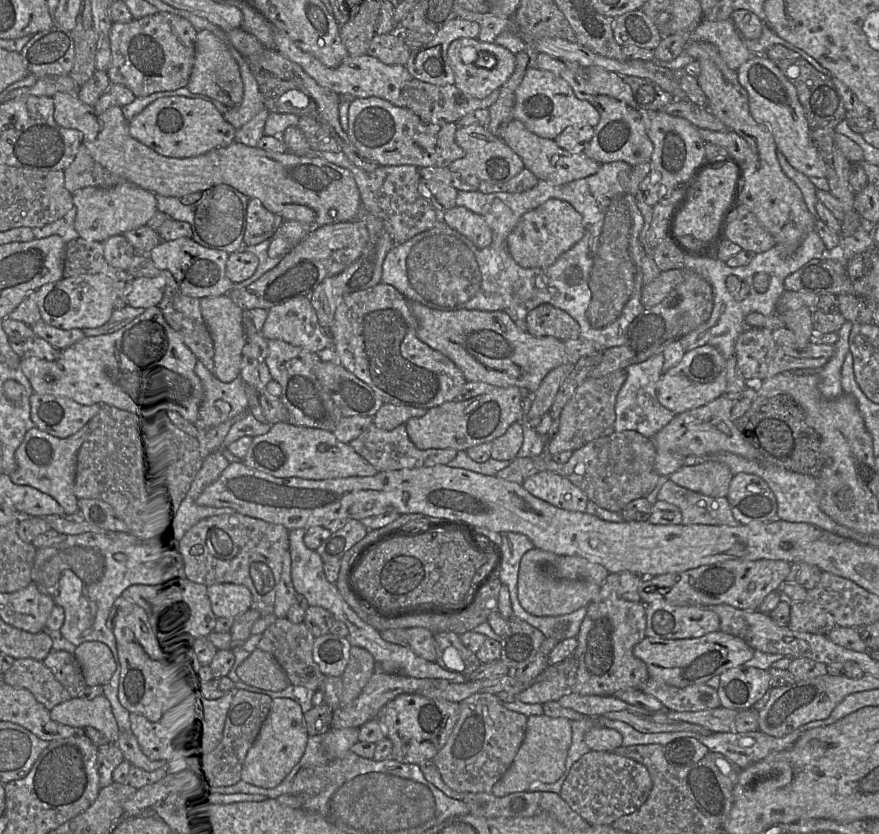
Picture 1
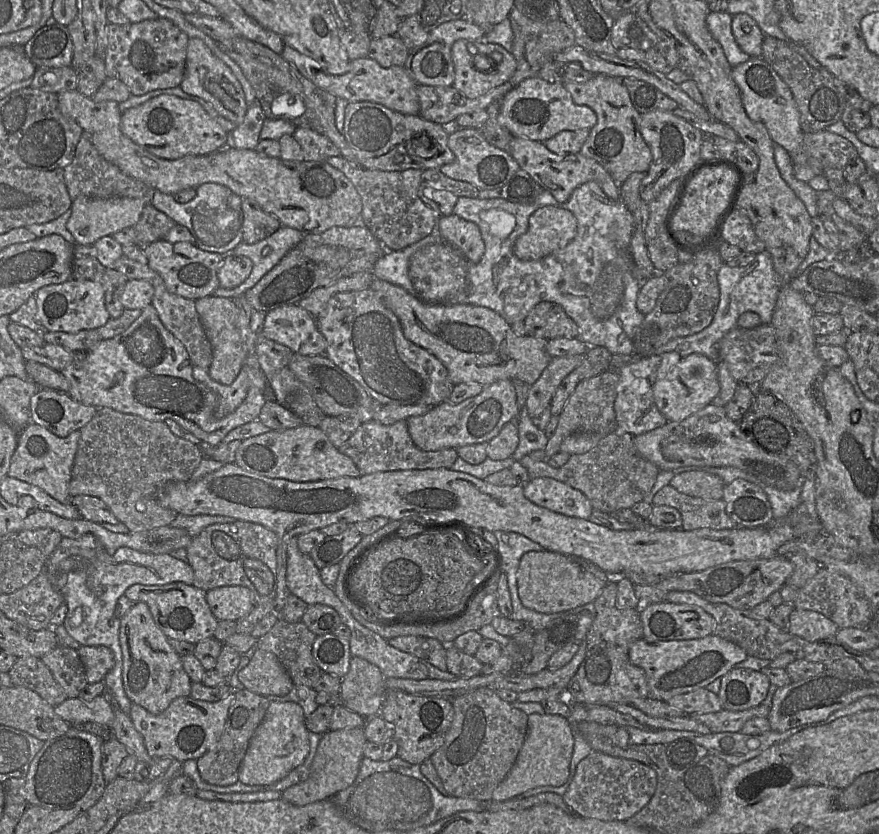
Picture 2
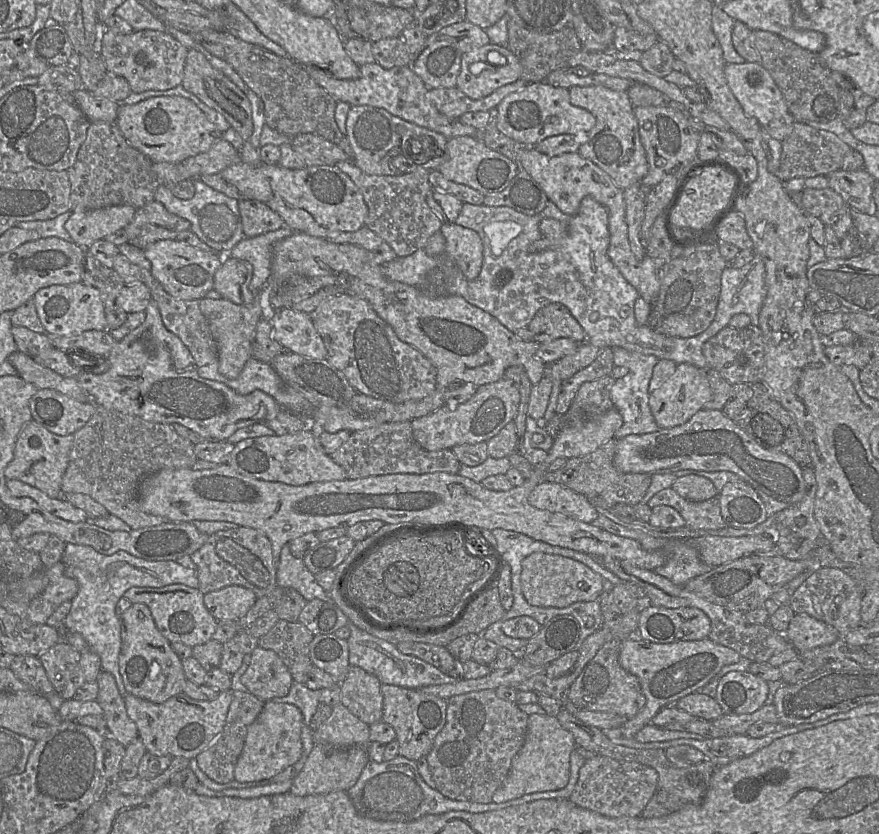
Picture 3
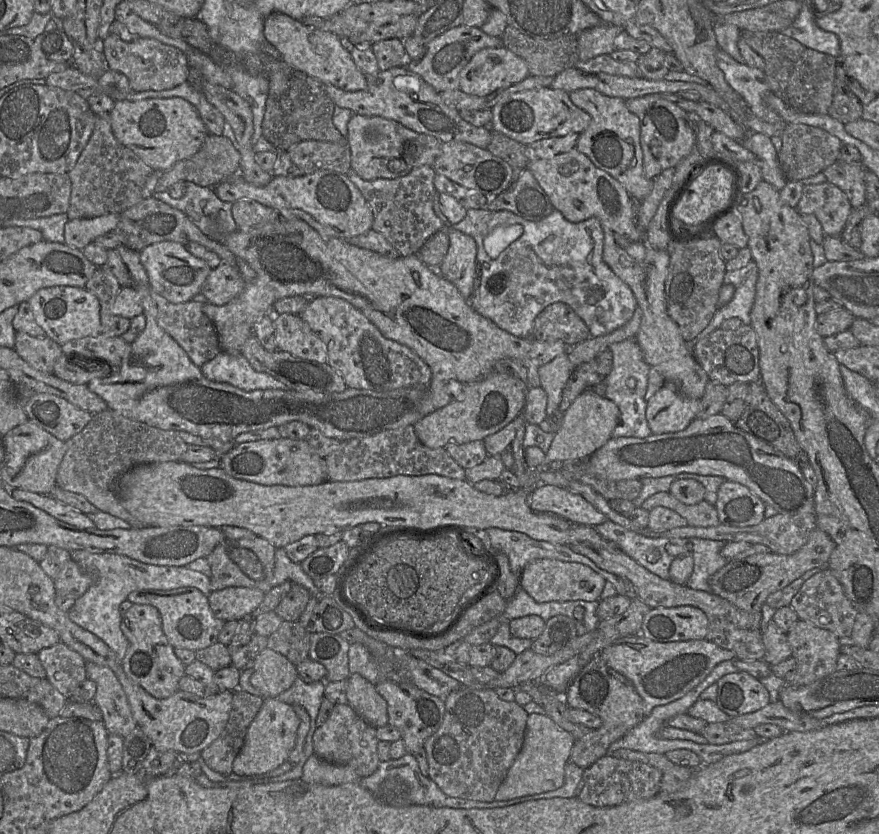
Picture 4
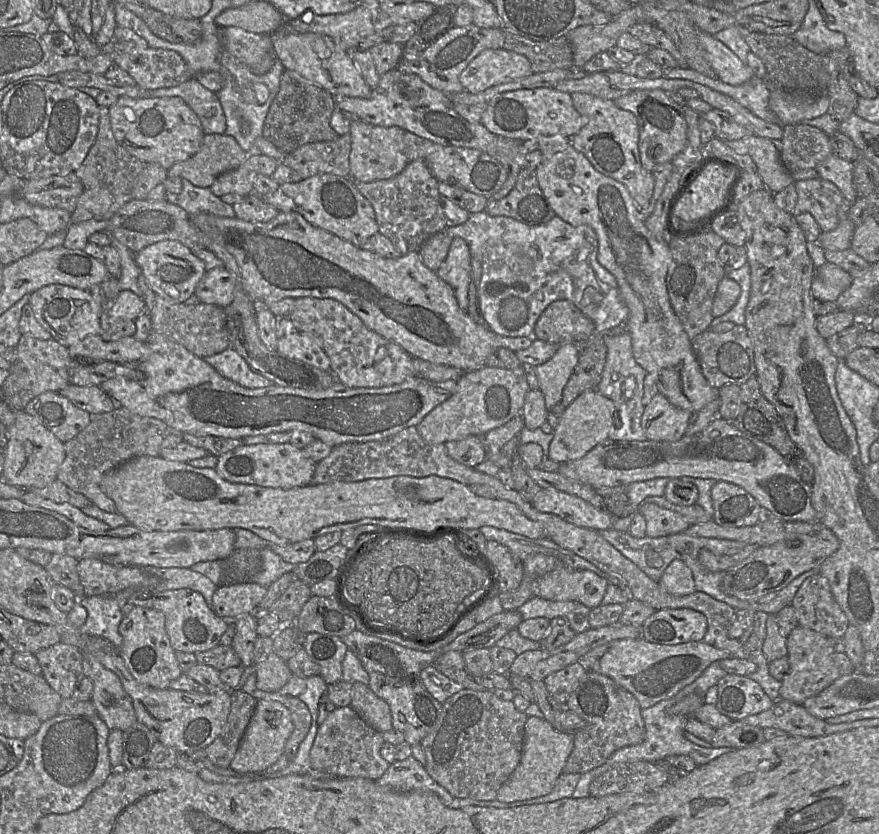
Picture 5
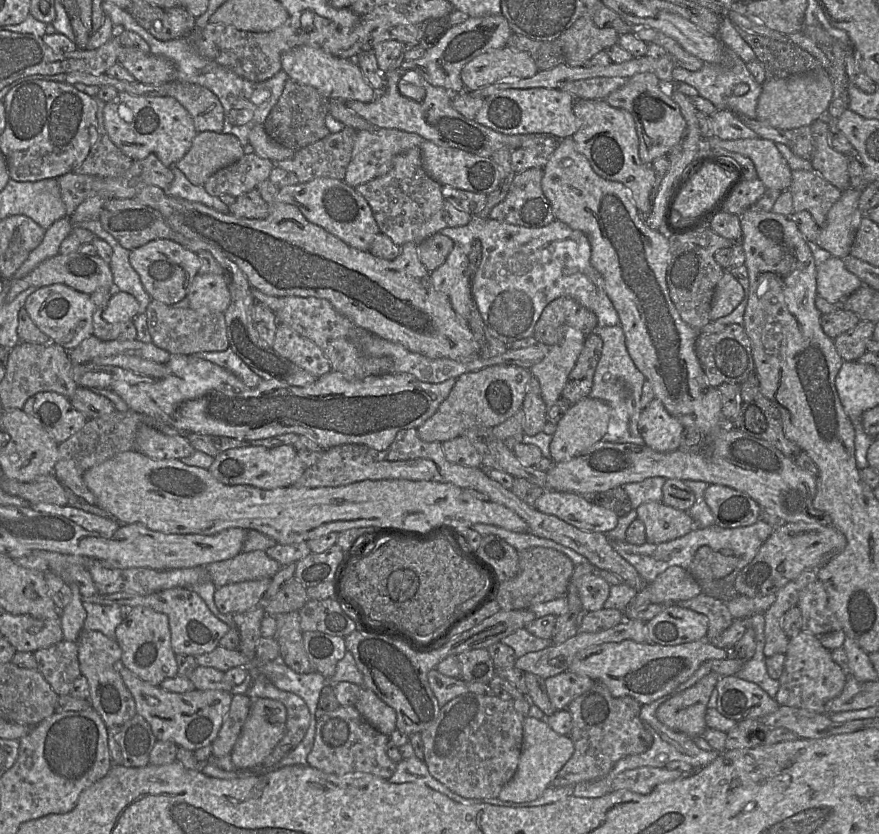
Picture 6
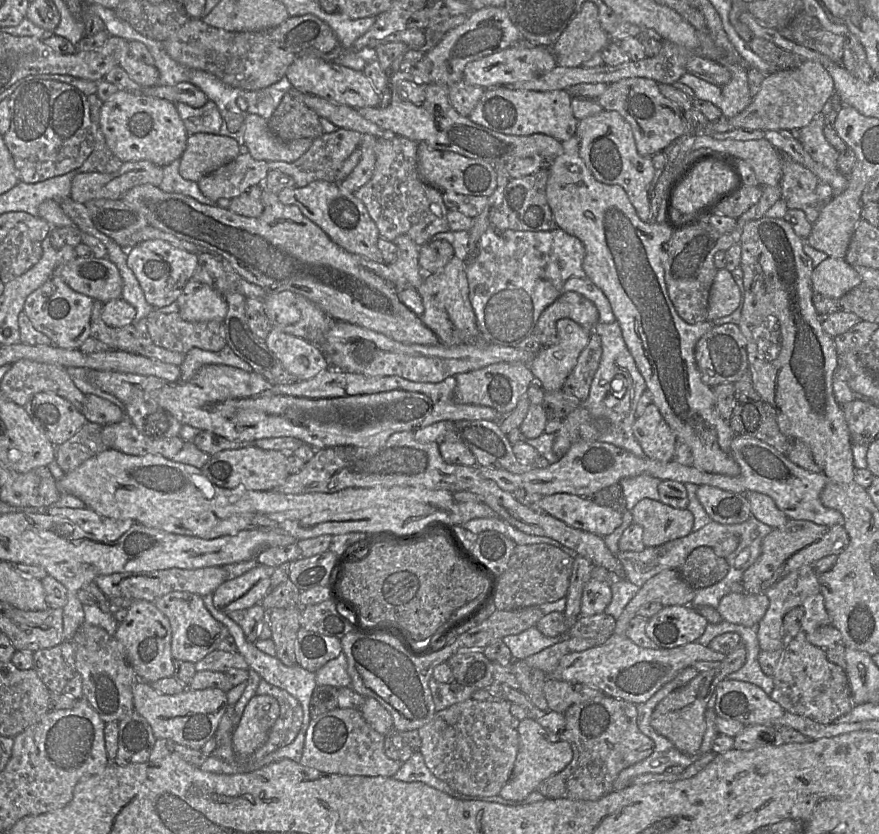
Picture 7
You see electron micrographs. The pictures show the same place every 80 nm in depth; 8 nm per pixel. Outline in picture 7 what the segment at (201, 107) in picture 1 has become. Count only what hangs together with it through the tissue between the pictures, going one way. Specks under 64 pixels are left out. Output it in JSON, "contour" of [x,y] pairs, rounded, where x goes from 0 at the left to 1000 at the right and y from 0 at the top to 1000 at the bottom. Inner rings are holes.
{"contour":[[[143,108],[117,122],[113,147],[123,176],[139,194],[168,192],[187,200],[206,188],[215,163],[196,122]]]}

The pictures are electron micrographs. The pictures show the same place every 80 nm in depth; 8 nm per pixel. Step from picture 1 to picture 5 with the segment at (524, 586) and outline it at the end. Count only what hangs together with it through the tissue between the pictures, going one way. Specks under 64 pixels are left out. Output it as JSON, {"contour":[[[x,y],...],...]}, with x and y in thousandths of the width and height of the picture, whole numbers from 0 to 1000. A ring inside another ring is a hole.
{"contour":[[[644,679],[621,687],[611,694],[611,713],[628,721],[655,721],[675,730],[685,724],[692,697],[671,683],[653,683]]]}

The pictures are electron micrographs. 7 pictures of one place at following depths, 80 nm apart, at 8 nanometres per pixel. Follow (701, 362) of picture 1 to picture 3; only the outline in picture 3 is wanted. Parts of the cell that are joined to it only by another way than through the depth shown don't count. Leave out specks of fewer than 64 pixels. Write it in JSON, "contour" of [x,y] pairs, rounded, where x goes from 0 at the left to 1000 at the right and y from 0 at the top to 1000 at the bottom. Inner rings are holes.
{"contour":[[[775,435],[752,464],[739,471],[738,487],[750,514],[759,514],[780,507],[791,495],[801,490],[809,475],[804,444],[784,435]]]}

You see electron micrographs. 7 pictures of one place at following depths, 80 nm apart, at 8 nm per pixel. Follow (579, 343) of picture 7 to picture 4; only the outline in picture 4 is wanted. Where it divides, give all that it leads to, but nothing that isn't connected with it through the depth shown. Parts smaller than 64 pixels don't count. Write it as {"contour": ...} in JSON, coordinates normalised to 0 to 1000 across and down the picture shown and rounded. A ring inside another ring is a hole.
{"contour":[[[645,422],[635,426],[625,435],[613,439],[614,463],[622,472],[622,498],[636,489],[639,469],[653,441]]]}

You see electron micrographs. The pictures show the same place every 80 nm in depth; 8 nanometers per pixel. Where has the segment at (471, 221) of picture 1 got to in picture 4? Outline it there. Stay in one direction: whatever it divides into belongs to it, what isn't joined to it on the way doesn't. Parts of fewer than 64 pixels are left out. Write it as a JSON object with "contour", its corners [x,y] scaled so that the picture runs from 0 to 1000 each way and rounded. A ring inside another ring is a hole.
{"contour":[[[509,272],[507,277],[512,289],[511,299],[497,325],[535,362],[545,326],[542,290],[536,283],[514,272]]]}

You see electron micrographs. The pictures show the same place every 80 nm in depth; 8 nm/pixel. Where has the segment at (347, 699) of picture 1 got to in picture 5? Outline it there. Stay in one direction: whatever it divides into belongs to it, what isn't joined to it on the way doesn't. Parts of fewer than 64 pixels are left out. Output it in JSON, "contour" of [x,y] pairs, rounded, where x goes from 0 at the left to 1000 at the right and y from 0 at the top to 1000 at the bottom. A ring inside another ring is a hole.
{"contour":[[[402,819],[398,847],[428,876],[436,879],[447,874],[443,845],[419,821]]]}

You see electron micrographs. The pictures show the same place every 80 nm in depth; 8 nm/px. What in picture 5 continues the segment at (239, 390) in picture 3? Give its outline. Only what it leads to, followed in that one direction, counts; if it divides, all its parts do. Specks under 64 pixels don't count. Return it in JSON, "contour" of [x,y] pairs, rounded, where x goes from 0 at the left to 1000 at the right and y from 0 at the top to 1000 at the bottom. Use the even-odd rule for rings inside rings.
{"contour":[[[263,416],[257,417],[251,423],[232,428],[231,432],[251,451],[275,464],[290,466],[311,460],[309,457],[297,448],[290,447],[278,429]]]}

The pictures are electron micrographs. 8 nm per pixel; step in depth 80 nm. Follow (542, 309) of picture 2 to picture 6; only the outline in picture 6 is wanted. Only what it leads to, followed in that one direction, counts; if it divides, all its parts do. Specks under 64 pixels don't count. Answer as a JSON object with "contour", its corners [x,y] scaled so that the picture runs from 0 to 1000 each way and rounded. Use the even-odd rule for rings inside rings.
{"contour":[[[636,356],[626,362],[615,375],[606,404],[623,416],[637,411],[646,394],[655,394],[666,403],[680,391],[677,375],[648,356]]]}

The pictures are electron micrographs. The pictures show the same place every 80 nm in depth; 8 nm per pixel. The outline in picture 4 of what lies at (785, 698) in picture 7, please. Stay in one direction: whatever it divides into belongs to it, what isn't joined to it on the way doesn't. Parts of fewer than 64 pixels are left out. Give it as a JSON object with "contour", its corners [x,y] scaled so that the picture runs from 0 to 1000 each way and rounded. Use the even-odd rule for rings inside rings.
{"contour":[[[907,743],[894,763],[907,795],[906,811],[894,821],[916,823],[952,805],[958,767],[949,759],[922,746]]]}

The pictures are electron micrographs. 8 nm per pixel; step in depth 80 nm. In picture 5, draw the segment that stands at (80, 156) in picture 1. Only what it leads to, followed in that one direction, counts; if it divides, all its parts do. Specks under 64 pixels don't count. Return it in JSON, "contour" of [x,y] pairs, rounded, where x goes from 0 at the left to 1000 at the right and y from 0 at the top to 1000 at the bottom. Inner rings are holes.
{"contour":[[[113,127],[111,156],[108,169],[90,201],[84,206],[92,216],[96,229],[88,239],[85,251],[80,259],[80,267],[124,264],[143,242],[150,240],[150,225],[165,197],[131,168],[125,150],[124,129]]]}

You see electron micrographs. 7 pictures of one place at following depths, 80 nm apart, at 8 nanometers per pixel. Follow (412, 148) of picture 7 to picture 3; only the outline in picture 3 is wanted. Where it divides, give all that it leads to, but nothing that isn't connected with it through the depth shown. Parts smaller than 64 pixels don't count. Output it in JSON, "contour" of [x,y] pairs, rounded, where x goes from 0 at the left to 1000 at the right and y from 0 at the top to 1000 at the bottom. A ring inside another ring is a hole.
{"contour":[[[399,191],[383,194],[381,199],[395,209],[412,231],[419,248],[415,271],[436,285],[453,308],[465,307],[482,297],[487,287],[501,277],[505,266],[485,241],[491,227],[488,204],[480,203],[454,211],[439,211],[416,209]]]}

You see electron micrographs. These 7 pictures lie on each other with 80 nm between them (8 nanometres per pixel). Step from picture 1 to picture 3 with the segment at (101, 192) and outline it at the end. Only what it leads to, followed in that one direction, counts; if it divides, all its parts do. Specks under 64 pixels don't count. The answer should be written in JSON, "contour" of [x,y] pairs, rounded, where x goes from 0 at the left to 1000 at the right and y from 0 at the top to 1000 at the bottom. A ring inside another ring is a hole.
{"contour":[[[132,246],[102,253],[83,253],[73,269],[82,290],[99,299],[110,288],[143,272],[155,251],[148,246]]]}

